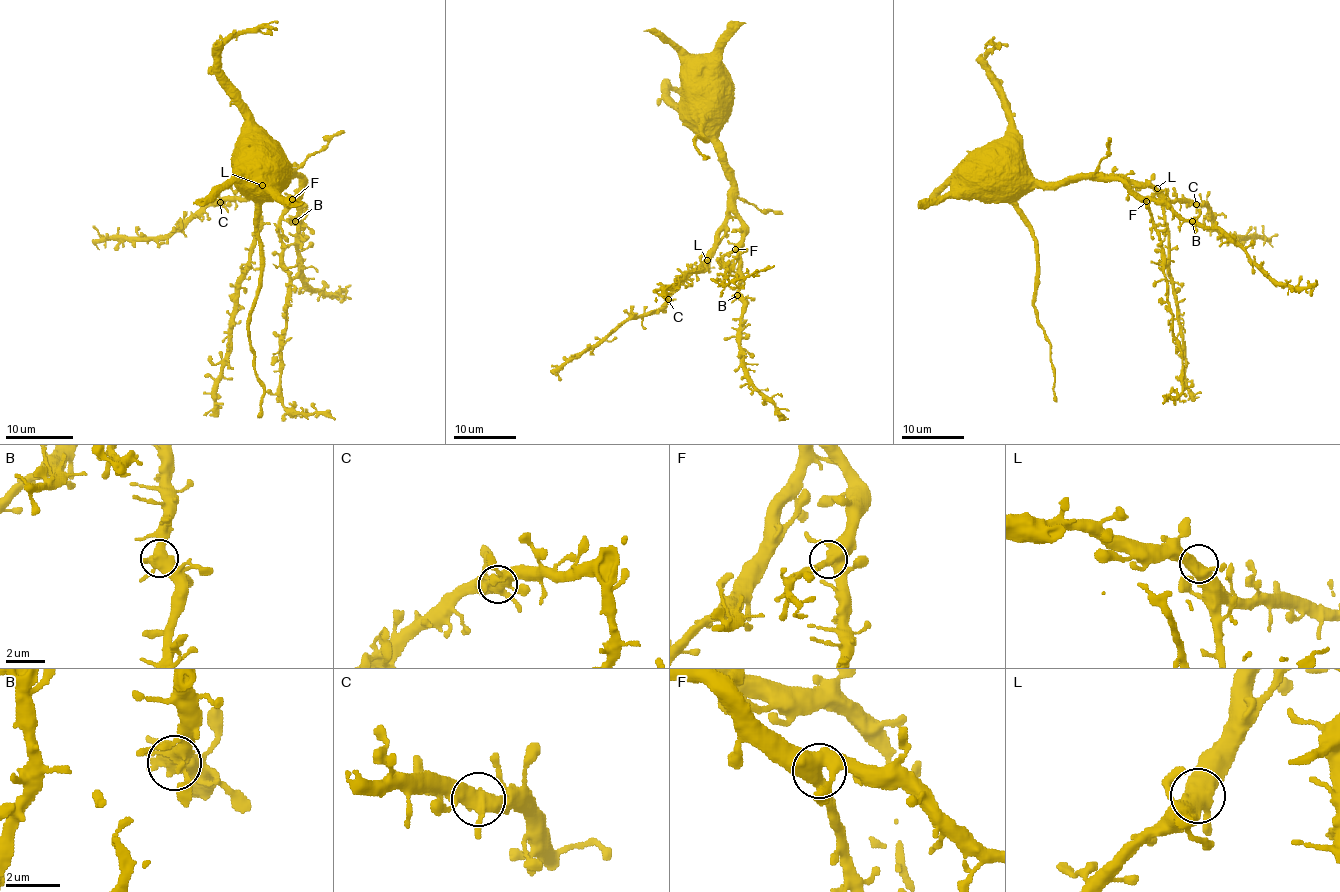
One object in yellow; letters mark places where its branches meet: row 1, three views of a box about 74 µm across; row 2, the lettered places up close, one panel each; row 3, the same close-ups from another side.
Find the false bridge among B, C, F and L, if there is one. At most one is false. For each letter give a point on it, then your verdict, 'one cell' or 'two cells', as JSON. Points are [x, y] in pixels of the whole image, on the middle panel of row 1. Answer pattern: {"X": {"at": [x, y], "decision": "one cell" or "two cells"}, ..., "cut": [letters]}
{"B": {"at": [737, 295], "decision": "one cell"}, "C": {"at": [668, 299], "decision": "one cell"}, "F": {"at": [735, 249], "decision": "one cell"}, "L": {"at": [707, 260], "decision": "one cell"}, "cut": []}

